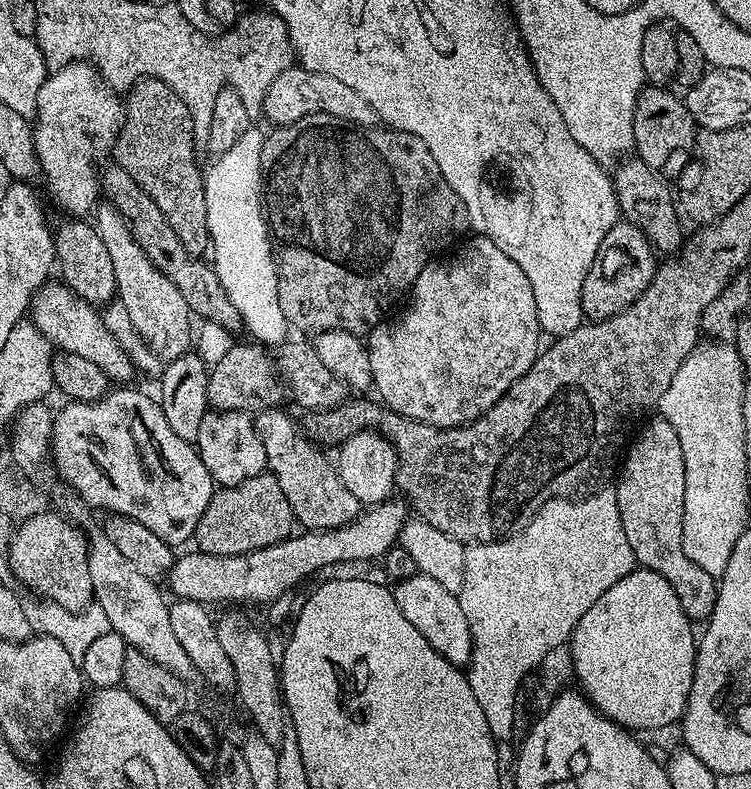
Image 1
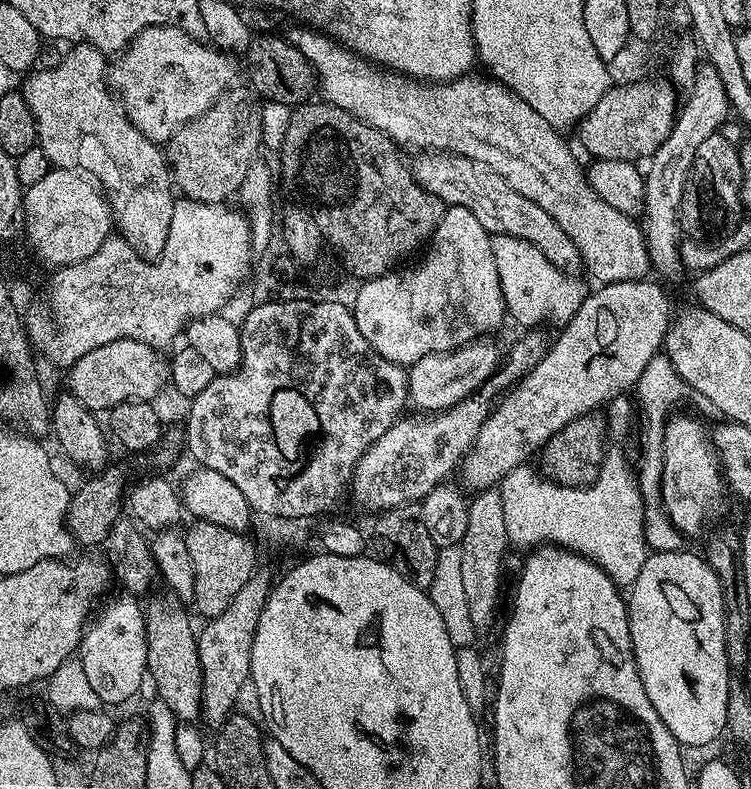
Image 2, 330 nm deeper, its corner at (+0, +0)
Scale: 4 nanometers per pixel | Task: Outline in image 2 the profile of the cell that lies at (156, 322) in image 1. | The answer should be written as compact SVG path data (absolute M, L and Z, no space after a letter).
M80 42L69 48L72 49L68 57L57 68L33 71L22 87L24 101L36 119L38 144L44 148L55 167L81 168L93 172L111 203L115 231L141 256L155 258L166 246L166 238L170 234L170 218L177 202L177 197L172 196L174 177L170 165L161 145L138 130L138 126L134 126L117 93L110 87L110 64L104 61L105 53L91 42Z

